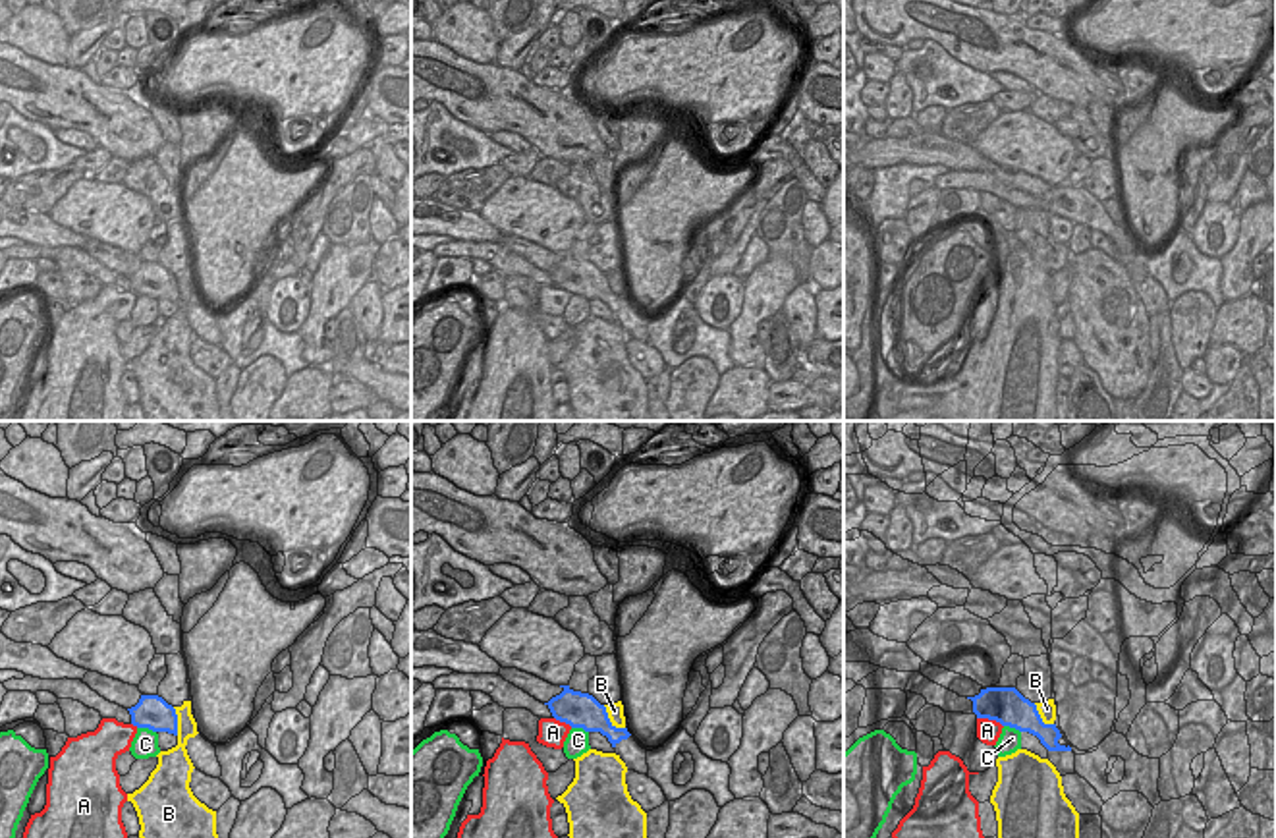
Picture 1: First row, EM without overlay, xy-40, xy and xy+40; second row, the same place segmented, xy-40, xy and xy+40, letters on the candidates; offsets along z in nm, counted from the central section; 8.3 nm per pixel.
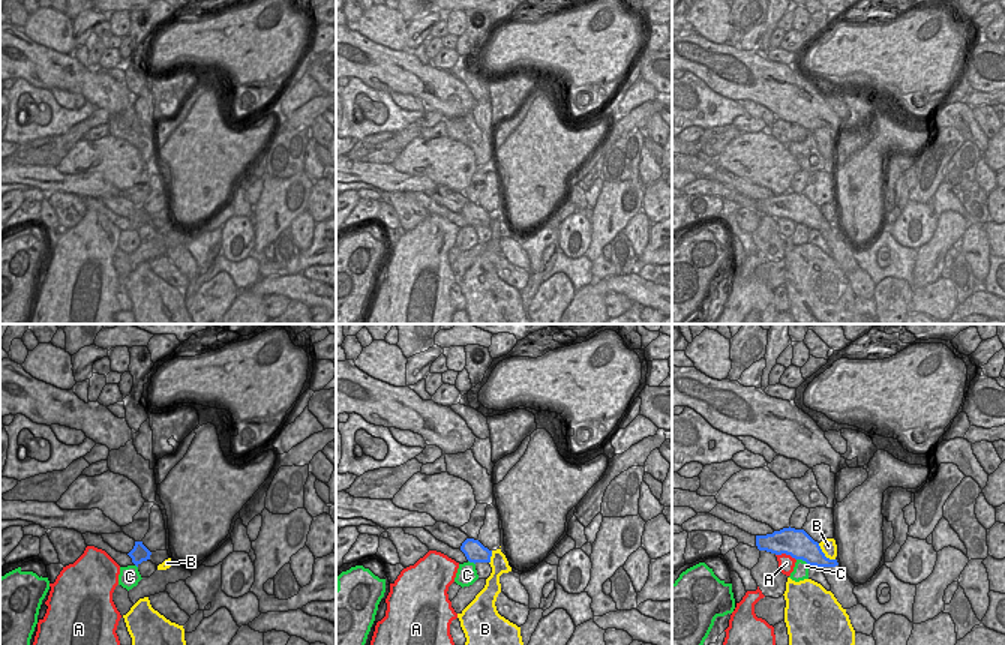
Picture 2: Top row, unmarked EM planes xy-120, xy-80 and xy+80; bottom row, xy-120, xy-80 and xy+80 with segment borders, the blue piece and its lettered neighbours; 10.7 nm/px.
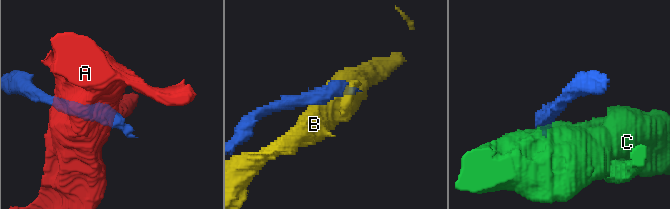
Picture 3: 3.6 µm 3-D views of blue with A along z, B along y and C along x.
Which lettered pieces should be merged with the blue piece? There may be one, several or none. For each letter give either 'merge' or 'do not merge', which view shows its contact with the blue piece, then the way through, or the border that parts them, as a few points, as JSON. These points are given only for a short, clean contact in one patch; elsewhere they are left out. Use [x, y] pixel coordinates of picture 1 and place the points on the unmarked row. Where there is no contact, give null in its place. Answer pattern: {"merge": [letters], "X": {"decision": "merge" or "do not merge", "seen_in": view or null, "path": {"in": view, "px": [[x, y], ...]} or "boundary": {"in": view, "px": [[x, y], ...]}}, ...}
{"merge": [], "A": {"decision": "do not merge", "seen_in": "xy+40", "boundary": {"in": "xy+40", "px": [[977, 284], [987, 284], [1002, 294]]}}, "B": {"decision": "do not merge", "seen_in": "xy", "boundary": {"in": "xy", "px": [[603, 273], [609, 286], [624, 296]]}}, "C": {"decision": "do not merge", "seen_in": "xy-40", "boundary": {"in": "xy-40", "px": [[138, 294], [147, 294], [155, 300]]}}}

